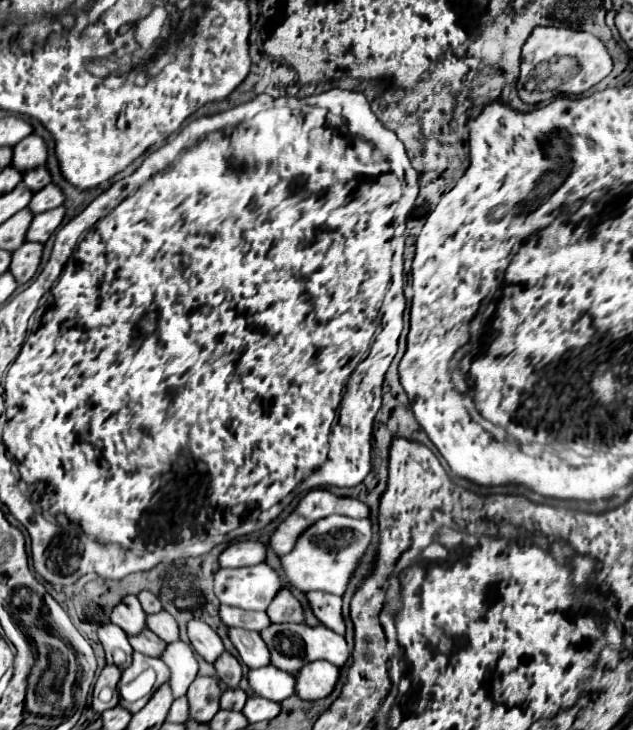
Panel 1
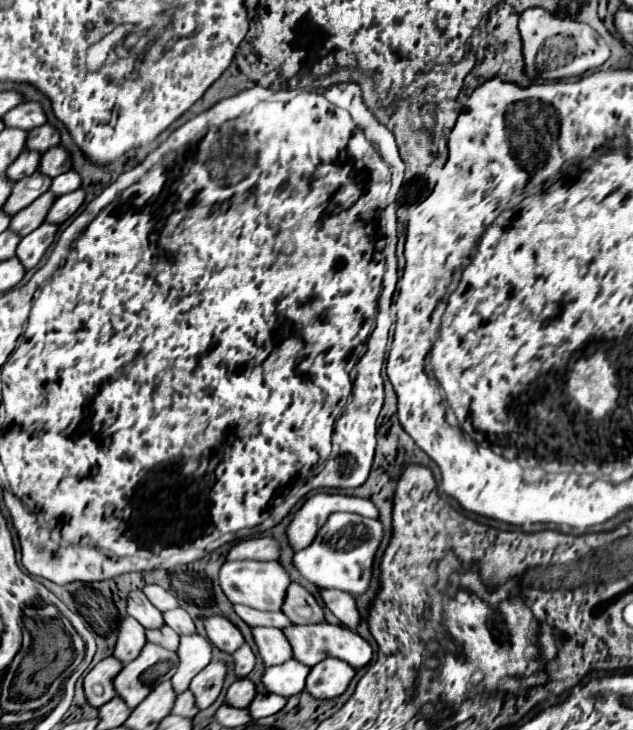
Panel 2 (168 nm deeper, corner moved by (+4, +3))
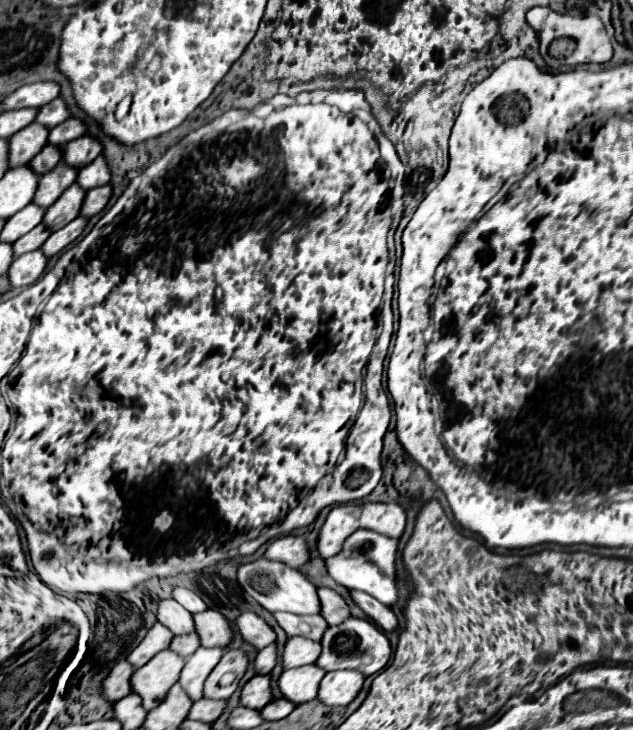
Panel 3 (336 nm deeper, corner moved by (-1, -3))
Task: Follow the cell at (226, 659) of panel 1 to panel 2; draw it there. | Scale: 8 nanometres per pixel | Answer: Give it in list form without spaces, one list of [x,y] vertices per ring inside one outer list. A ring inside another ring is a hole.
[[[241,645],[235,653],[233,653],[233,671],[237,677],[245,677],[249,675],[249,671],[255,665],[255,653],[249,645]]]

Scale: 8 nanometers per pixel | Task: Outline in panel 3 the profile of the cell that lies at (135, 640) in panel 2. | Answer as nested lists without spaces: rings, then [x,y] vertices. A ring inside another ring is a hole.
[[[156,623],[148,631],[148,635],[142,639],[142,643],[128,655],[128,661],[132,663],[134,669],[146,665],[156,653],[160,653],[160,651],[164,651],[164,649],[170,647],[172,637],[174,637],[174,633],[168,627],[164,627],[162,623]]]

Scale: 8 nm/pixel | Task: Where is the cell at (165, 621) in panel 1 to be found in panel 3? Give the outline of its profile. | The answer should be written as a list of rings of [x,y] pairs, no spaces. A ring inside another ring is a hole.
[[[208,609],[204,613],[194,615],[196,633],[200,635],[200,643],[204,647],[228,647],[234,641],[234,627],[232,623],[214,609]]]

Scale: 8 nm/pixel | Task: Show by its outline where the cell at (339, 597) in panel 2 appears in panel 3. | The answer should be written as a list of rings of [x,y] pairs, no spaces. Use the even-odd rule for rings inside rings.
[[[352,591],[350,599],[366,611],[366,615],[384,631],[394,631],[398,627],[398,617],[390,605],[380,603],[376,597],[364,593],[364,591]]]

